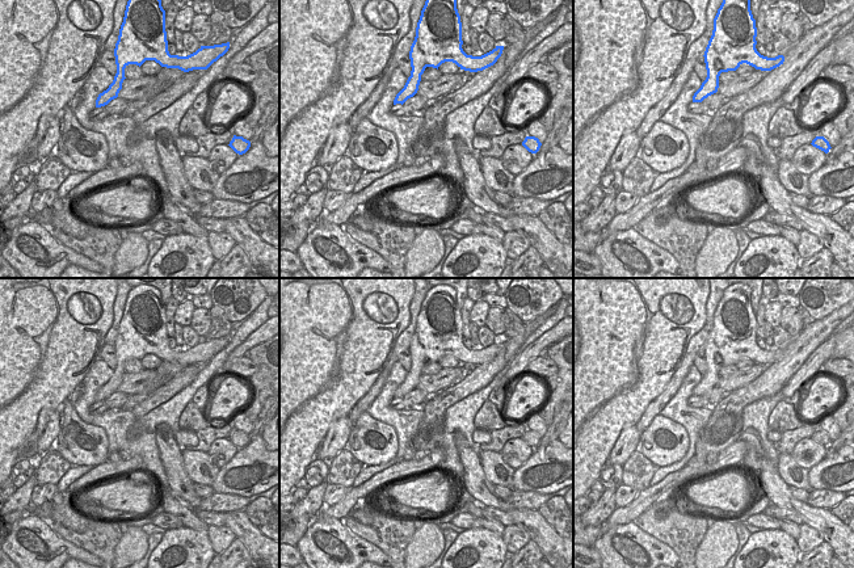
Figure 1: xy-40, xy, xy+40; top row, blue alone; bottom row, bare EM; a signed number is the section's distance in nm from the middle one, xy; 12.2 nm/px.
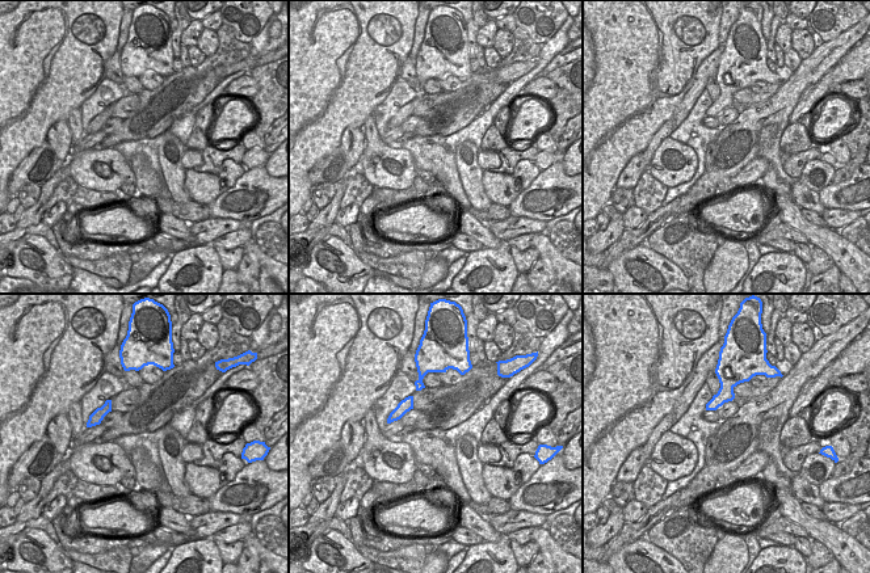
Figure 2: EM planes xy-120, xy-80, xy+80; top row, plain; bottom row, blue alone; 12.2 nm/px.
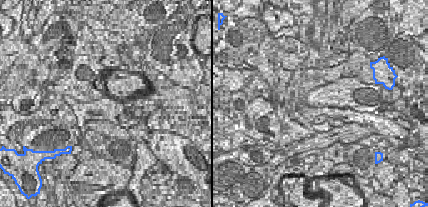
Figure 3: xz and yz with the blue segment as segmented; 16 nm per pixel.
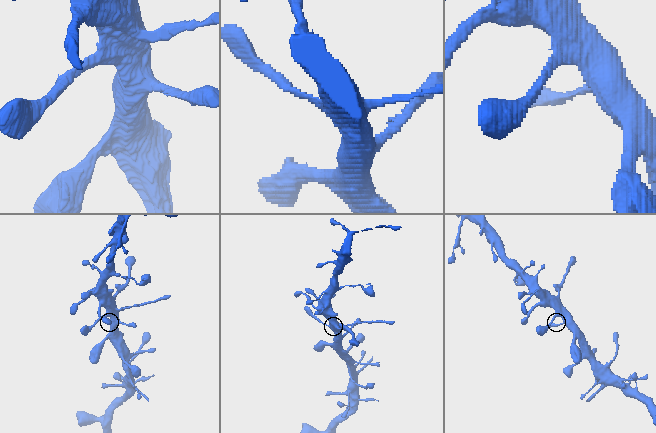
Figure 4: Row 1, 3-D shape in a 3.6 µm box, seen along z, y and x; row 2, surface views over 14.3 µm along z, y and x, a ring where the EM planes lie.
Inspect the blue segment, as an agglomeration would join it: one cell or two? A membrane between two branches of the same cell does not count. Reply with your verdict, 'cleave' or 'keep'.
cleave

